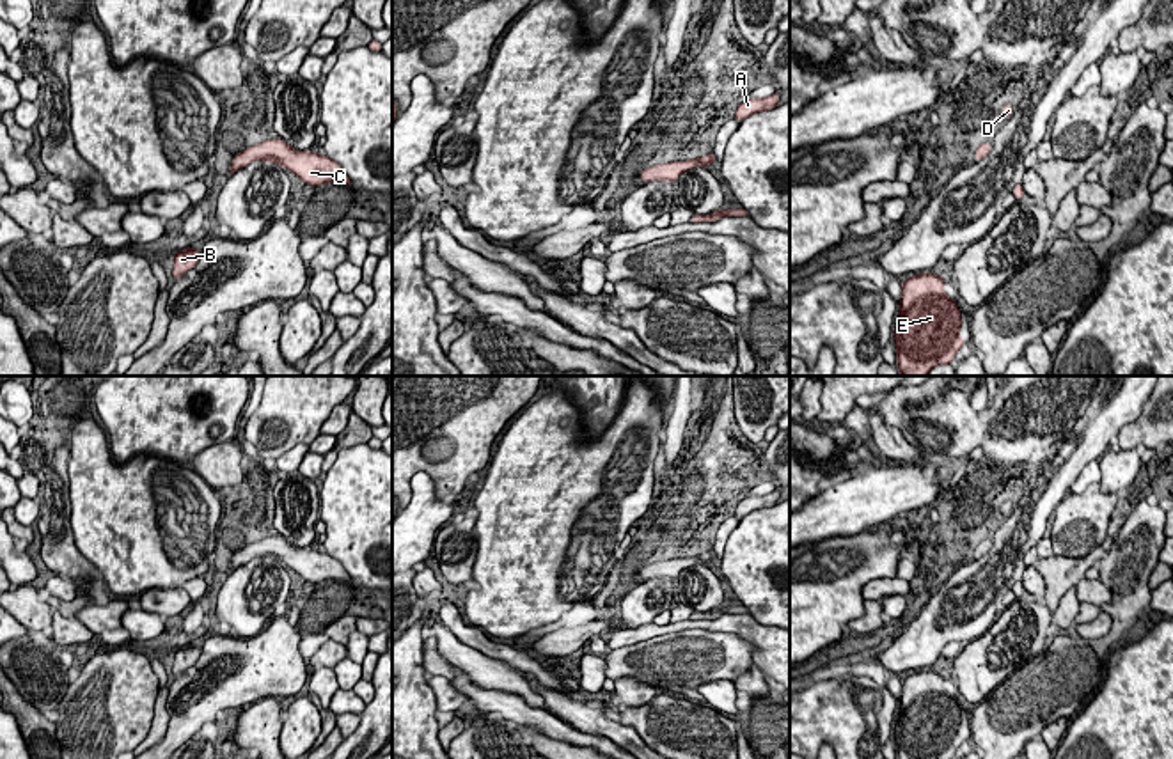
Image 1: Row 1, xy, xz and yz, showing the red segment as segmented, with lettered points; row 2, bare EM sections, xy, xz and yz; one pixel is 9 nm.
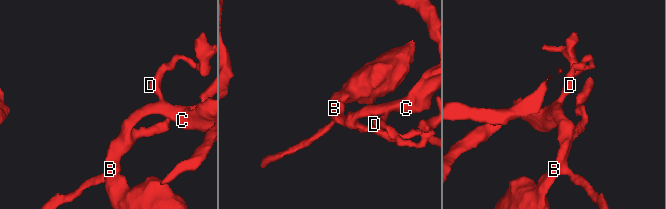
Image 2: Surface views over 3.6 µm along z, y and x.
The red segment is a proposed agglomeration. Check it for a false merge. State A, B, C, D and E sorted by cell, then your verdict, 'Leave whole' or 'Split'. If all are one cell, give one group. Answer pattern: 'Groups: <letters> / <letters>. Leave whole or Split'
Groups: A B C D E. Leave whole

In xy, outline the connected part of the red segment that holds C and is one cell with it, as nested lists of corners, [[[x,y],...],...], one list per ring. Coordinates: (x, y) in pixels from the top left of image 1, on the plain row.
[[[282,536],[266,537],[234,552],[229,564],[231,566],[229,573],[256,557],[280,562],[291,567],[295,573],[298,573],[311,583],[321,583],[327,580],[353,583],[351,576],[334,557],[330,557],[328,553],[316,552],[311,546],[296,548]]]

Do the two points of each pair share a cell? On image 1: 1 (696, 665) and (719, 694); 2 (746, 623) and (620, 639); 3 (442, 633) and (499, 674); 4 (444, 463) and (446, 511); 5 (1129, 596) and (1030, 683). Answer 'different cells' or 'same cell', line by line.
1: different cells
2: same cell
3: same cell
4: different cells
5: same cell

